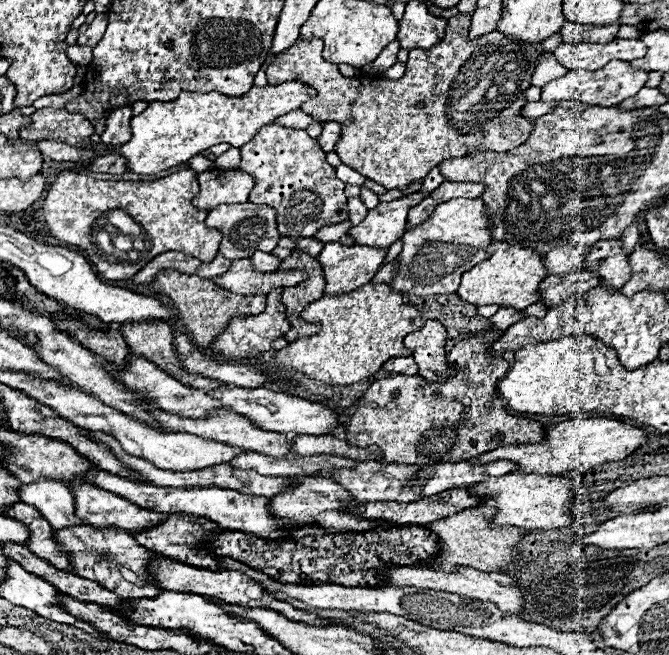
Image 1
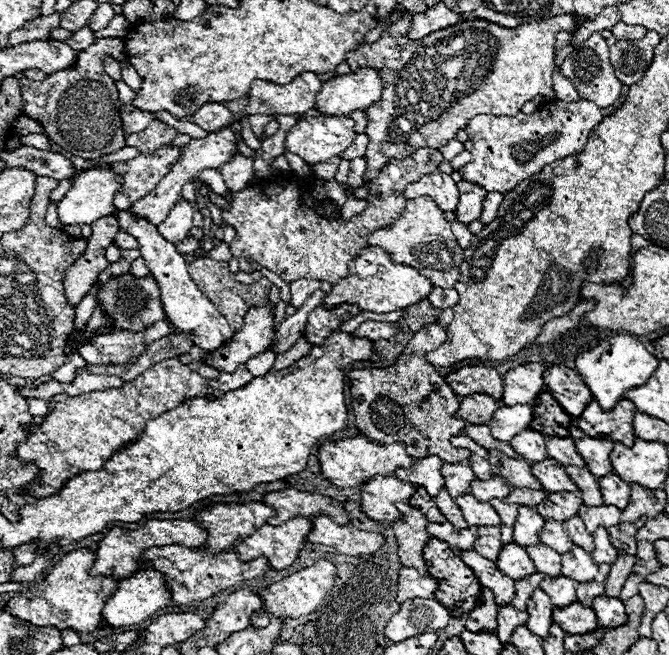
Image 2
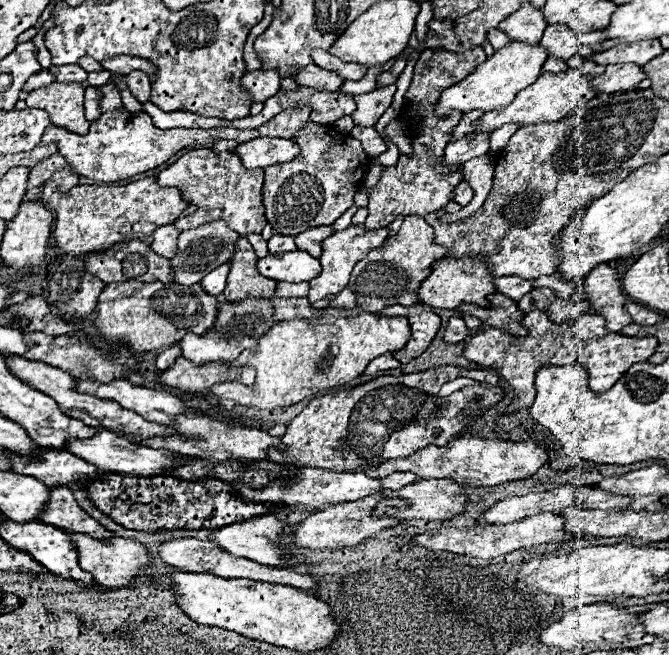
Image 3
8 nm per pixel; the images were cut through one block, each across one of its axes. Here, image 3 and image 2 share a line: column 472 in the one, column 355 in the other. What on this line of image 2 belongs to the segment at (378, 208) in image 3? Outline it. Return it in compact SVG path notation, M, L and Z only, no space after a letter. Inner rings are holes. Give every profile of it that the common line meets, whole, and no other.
M404 14L398 22L386 26L382 36L376 42L360 44L358 50L346 56L350 70L356 68L374 68L382 78L382 96L380 100L366 110L368 116L368 148L366 148L366 174L364 180L378 176L382 166L390 158L406 158L418 148L442 148L448 140L456 138L456 130L464 128L470 118L476 114L492 116L514 116L520 108L532 100L536 94L554 98L552 90L552 72L556 70L556 34L558 32L576 32L576 16L560 14L548 20L520 24L516 28L504 28L488 20L462 20L456 26L442 28L432 32L424 40L410 40L406 32L410 28L410 14Z

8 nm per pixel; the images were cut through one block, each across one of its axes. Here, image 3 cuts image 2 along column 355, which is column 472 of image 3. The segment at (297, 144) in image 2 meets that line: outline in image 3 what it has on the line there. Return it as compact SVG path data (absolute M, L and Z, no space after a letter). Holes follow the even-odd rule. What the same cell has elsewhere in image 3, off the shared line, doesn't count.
M584 60L584 64L582 64L582 68L578 68L578 70L566 70L566 72L560 72L560 74L550 74L550 72L542 72L540 76L538 76L538 80L534 82L534 84L530 84L528 88L524 88L522 92L518 92L516 94L516 98L506 106L506 108L500 108L500 110L492 110L492 112L484 112L476 122L474 122L474 132L470 132L468 134L468 138L470 136L474 136L474 134L484 134L484 132L494 132L494 130L498 130L500 126L504 126L504 124L520 124L520 126L530 126L530 124L538 124L538 122L558 122L558 120L562 120L566 114L570 114L574 108L580 108L580 106L584 106L588 100L592 100L594 96L596 96L596 90L588 84L594 76L598 76L598 74L602 74L604 72L604 66L600 66L600 64L596 64L596 62L592 62L592 60Z

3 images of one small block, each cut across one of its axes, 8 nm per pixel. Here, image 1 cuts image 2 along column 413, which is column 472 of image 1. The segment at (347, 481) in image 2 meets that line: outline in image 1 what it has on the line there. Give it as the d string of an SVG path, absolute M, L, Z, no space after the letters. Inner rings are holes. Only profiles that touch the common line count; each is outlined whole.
M582 418L560 422L546 438L536 444L516 444L516 446L502 446L490 452L484 452L476 458L470 458L472 464L488 464L490 460L510 460L516 464L518 472L546 472L546 474L564 474L572 470L592 470L594 466L606 462L618 462L630 456L638 446L646 442L646 432L634 428L630 424L612 420L612 418Z

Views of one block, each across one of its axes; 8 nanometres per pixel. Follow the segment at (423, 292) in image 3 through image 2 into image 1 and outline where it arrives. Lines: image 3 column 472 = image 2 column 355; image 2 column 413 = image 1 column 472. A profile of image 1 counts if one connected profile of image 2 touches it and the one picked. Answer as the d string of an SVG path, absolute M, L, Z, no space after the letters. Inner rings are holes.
M492 242L488 246L490 258L476 264L474 268L470 268L468 272L462 274L462 284L456 290L456 294L474 306L486 306L486 304L498 304L498 306L508 306L508 308L528 308L530 304L540 300L538 294L538 284L546 278L542 276L542 272L546 272L546 268L542 268L542 256L538 256L534 250L530 248L522 248L522 246L510 246L510 244L502 244L502 242Z

